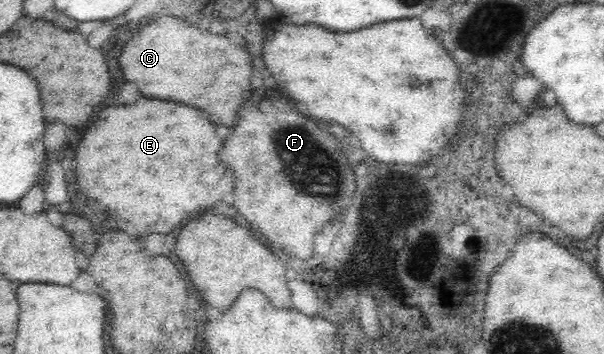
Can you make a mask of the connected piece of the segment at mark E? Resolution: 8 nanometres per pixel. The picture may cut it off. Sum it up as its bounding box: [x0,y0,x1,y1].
[75,97,231,235]

